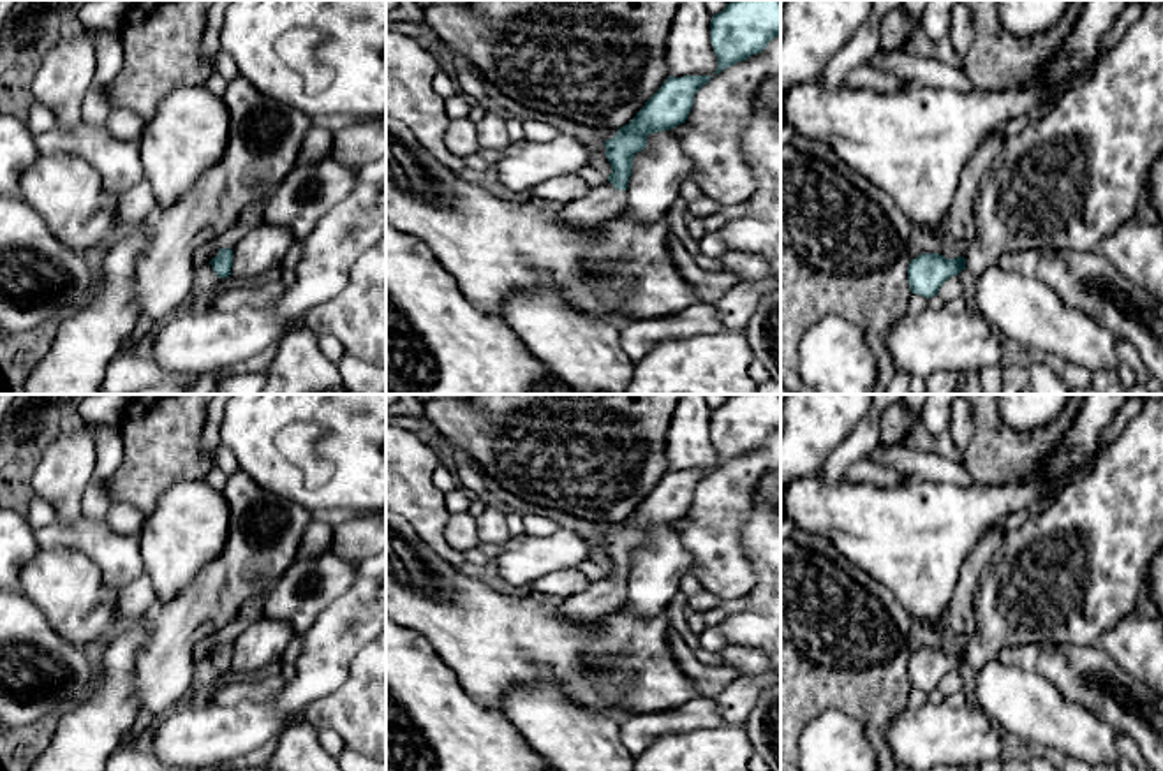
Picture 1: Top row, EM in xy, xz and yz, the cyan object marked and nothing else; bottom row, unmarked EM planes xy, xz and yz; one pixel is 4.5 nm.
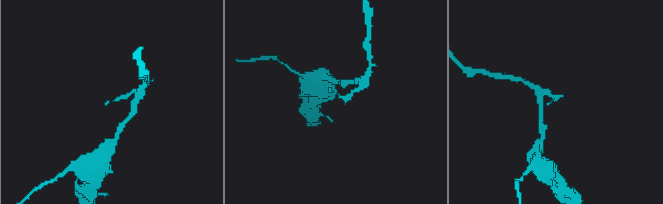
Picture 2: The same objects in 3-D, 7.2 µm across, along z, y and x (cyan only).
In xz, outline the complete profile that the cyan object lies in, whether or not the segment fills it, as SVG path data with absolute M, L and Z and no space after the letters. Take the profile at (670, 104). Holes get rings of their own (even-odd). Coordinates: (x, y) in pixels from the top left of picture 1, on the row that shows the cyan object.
M670 76L661 88L645 102L636 116L617 134L604 141L604 155L611 164L608 181L590 188L589 194L569 201L557 213L559 222L578 232L594 232L597 227L622 217L627 197L627 181L633 157L647 146L647 136L670 130L685 123L696 92L712 76Z

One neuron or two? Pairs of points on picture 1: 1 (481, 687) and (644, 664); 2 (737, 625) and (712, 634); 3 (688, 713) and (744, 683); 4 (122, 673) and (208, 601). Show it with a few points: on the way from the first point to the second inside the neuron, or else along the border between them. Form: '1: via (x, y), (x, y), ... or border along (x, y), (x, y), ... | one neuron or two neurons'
1: via (522, 650), (584, 650), (598, 664), (603, 664) | one neuron
2: border along (721, 622), (728, 643) | two neurons
3: border along (712, 699), (723, 724) | two neurons
4: border along (154, 620), (150, 643), (136, 662), (140, 699) | two neurons

